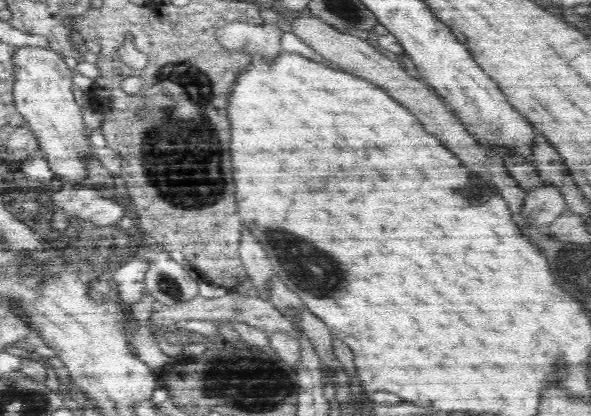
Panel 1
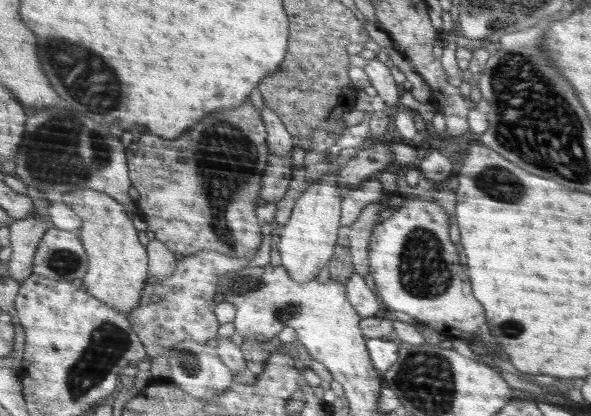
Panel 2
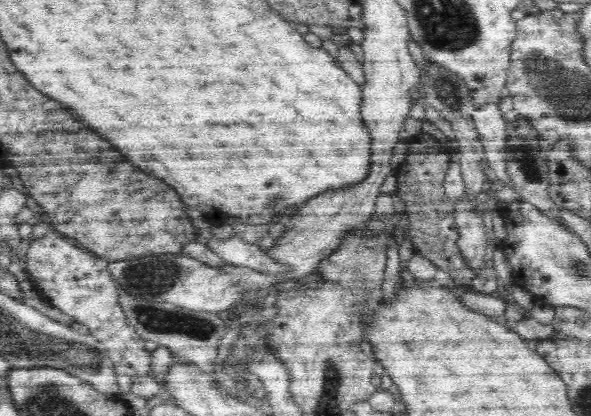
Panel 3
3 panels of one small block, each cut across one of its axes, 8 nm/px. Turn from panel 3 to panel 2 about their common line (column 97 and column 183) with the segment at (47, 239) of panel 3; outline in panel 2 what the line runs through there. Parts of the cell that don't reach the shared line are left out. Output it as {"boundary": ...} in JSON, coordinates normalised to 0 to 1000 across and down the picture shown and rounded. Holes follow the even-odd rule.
{"boundary":[[[345,601],[301,618],[298,647],[284,671],[267,671],[254,661],[252,683],[245,688],[237,736],[215,755],[215,767],[225,784],[234,813],[245,827],[250,856],[289,853],[293,834],[305,827],[306,817],[321,815],[332,822],[357,822],[369,805],[371,774],[362,745],[367,712],[367,675],[376,659],[394,656],[425,637],[420,618],[396,620],[372,611],[369,603]],[[257,712],[271,716],[257,726]]]}

